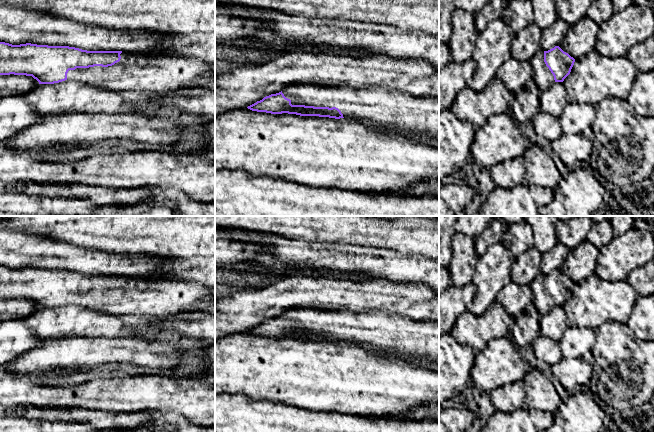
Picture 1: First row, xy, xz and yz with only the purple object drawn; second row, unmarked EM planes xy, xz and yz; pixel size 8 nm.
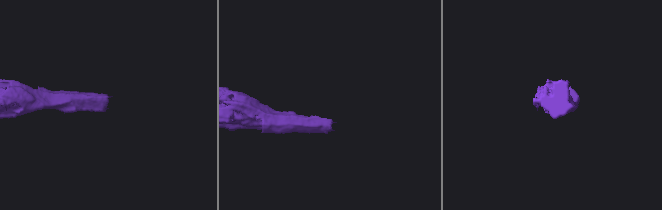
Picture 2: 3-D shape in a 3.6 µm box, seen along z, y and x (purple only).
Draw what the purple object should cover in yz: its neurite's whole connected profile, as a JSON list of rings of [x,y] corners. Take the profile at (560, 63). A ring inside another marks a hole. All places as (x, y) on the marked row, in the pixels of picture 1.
[[[559,46],[543,51],[540,49],[530,60],[533,80],[538,88],[546,90],[555,82],[563,82],[570,74],[575,59]]]

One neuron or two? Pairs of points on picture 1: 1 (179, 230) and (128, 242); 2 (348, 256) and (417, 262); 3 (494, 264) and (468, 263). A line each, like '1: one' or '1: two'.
1: one
2: one
3: two

